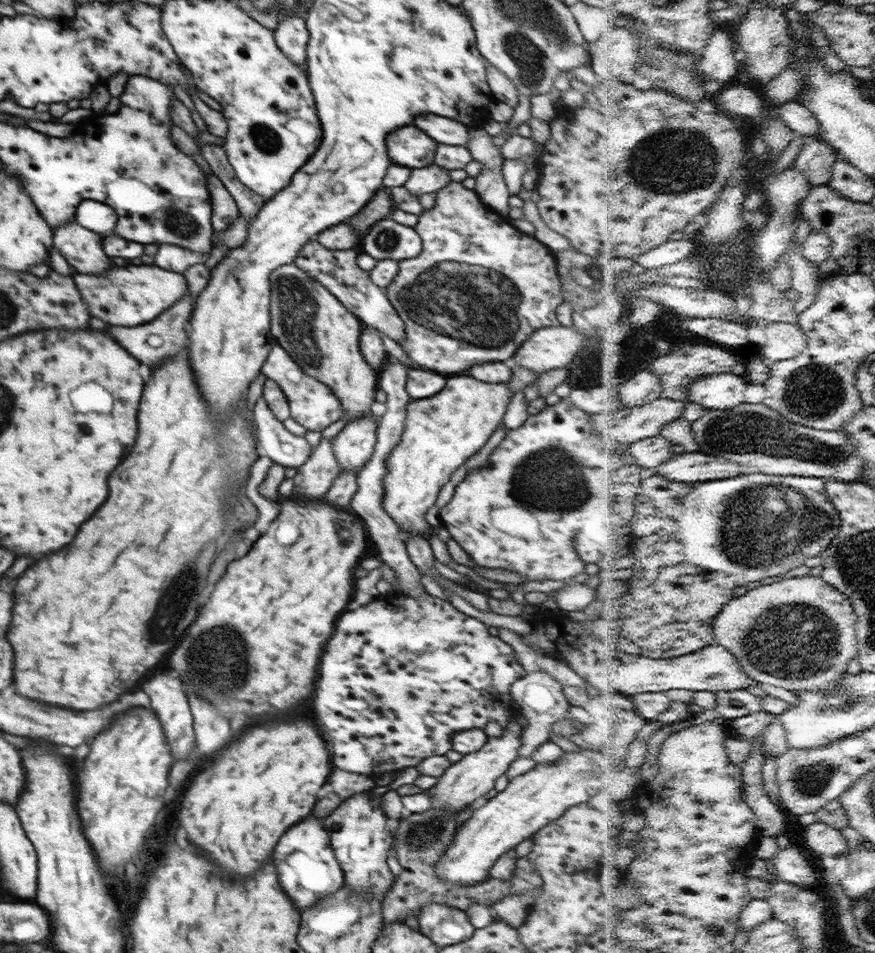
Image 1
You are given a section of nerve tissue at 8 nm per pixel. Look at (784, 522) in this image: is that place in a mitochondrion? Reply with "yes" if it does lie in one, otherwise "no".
yes

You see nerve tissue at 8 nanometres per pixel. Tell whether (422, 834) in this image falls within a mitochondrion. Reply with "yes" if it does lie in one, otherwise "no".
yes

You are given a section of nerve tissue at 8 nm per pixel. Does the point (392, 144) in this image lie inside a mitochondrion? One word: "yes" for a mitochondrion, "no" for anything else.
no

